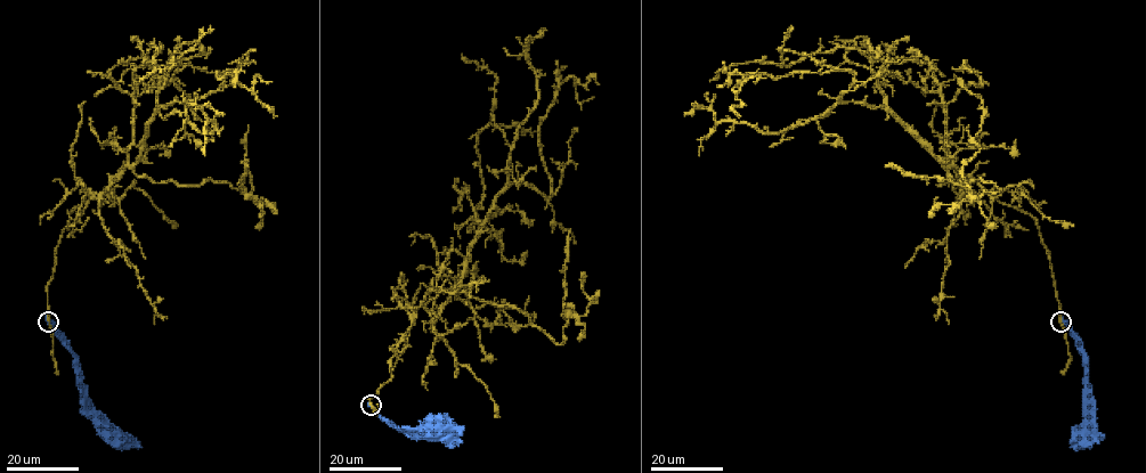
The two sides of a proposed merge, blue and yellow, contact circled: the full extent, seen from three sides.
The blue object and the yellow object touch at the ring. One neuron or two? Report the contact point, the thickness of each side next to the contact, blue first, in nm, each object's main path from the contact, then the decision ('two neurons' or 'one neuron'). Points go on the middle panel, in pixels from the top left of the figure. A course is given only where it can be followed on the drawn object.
at (371, 405); 400 nm thick on the blue side, 240 nm on the other; blue runs (370, 405), (384, 421), (413, 433), (433, 433), (435, 427); yellow runs (371, 404), (493, 201), (512, 185), (551, 195), (539, 123), (559, 86), (594, 97); two neurons

